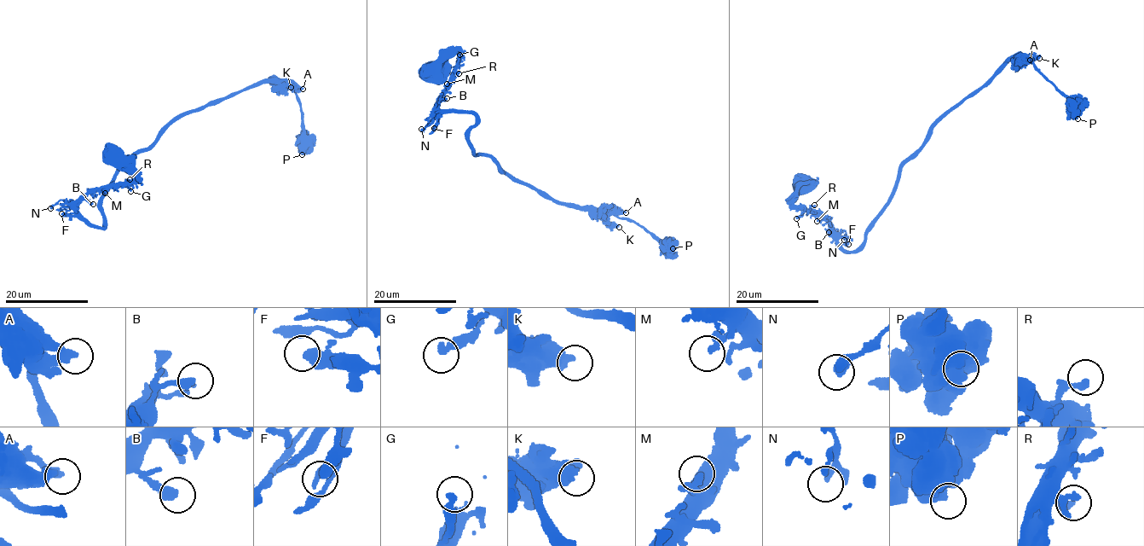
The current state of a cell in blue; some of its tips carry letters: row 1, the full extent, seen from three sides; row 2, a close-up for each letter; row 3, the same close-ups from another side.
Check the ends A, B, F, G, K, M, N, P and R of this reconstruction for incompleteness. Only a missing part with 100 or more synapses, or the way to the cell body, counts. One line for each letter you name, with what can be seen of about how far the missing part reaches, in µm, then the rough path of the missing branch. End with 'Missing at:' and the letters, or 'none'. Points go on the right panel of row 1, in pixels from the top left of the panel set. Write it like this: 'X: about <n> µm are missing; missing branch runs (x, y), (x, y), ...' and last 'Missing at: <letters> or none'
Missing at: none

